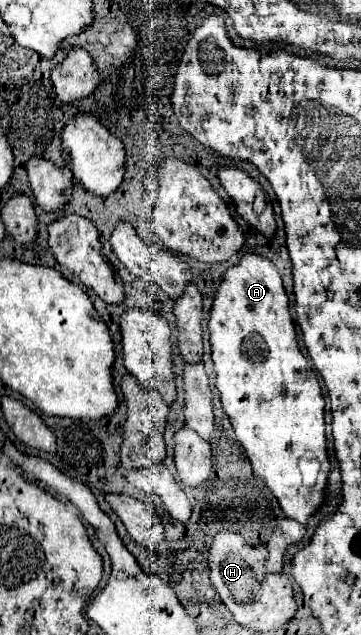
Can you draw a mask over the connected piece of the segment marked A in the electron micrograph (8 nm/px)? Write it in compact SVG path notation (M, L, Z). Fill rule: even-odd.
M243 253L239 257L239 261L235 265L231 265L225 273L223 273L223 279L219 283L219 289L215 291L215 297L213 297L213 305L211 305L211 313L209 313L209 341L211 341L211 359L213 359L213 365L215 365L215 375L217 375L217 389L219 389L219 395L221 395L221 403L223 403L223 409L235 429L235 435L239 439L239 443L243 445L245 449L245 455L249 457L251 461L251 467L253 471L265 479L267 487L271 489L271 493L277 497L283 513L289 517L289 519L295 519L299 523L307 523L307 519L315 513L315 509L323 503L323 487L327 483L327 473L329 473L329 459L327 459L327 439L325 439L325 421L323 421L323 409L325 409L325 401L321 397L321 387L319 387L319 381L315 377L315 373L311 373L311 369L307 367L307 361L305 357L301 355L299 351L299 343L295 339L295 327L293 327L293 321L291 321L291 315L289 315L289 299L285 295L285 289L283 289L283 283L281 283L281 277L277 271L277 267L274 263L271 263L267 257L259 255L259 253ZM323 467L323 485L321 485L321 491L315 489L318 472Z

